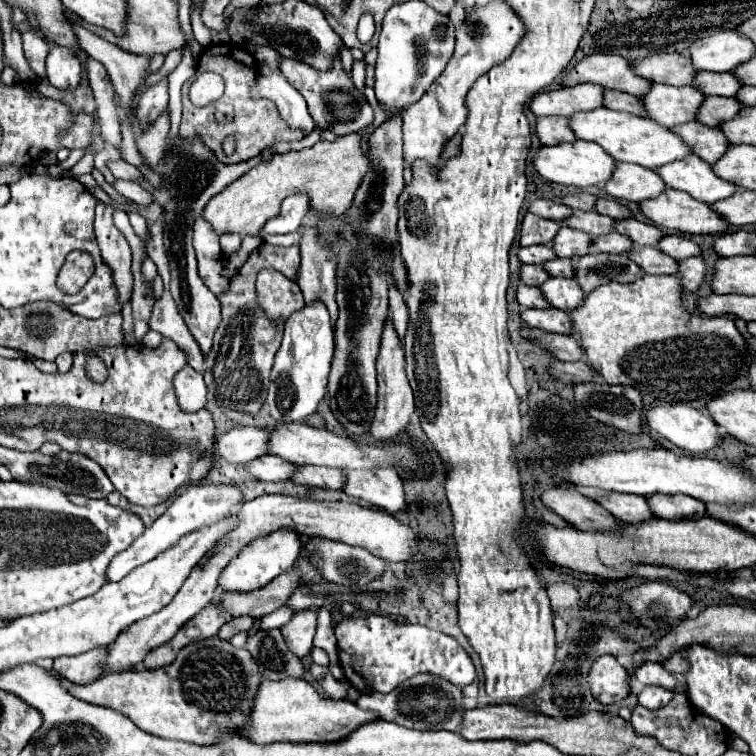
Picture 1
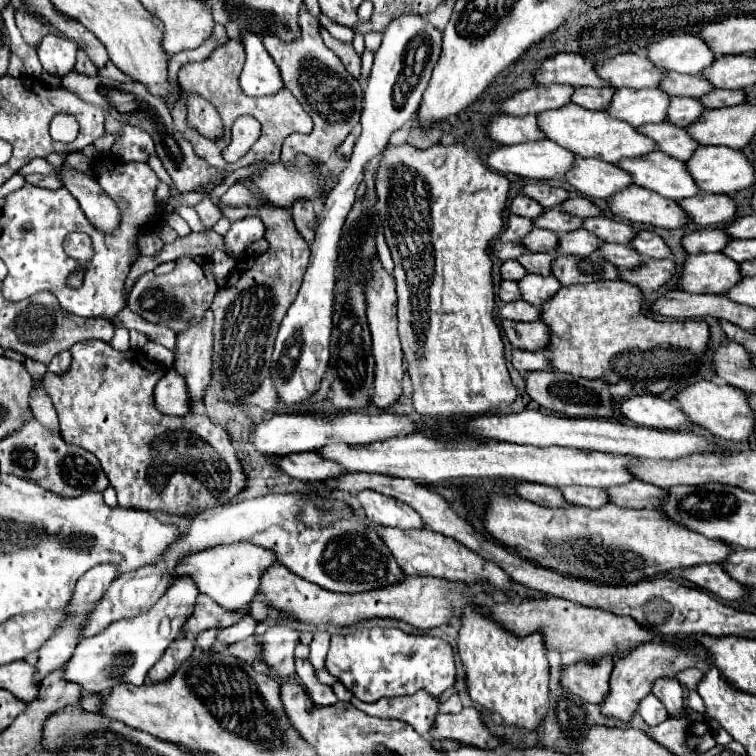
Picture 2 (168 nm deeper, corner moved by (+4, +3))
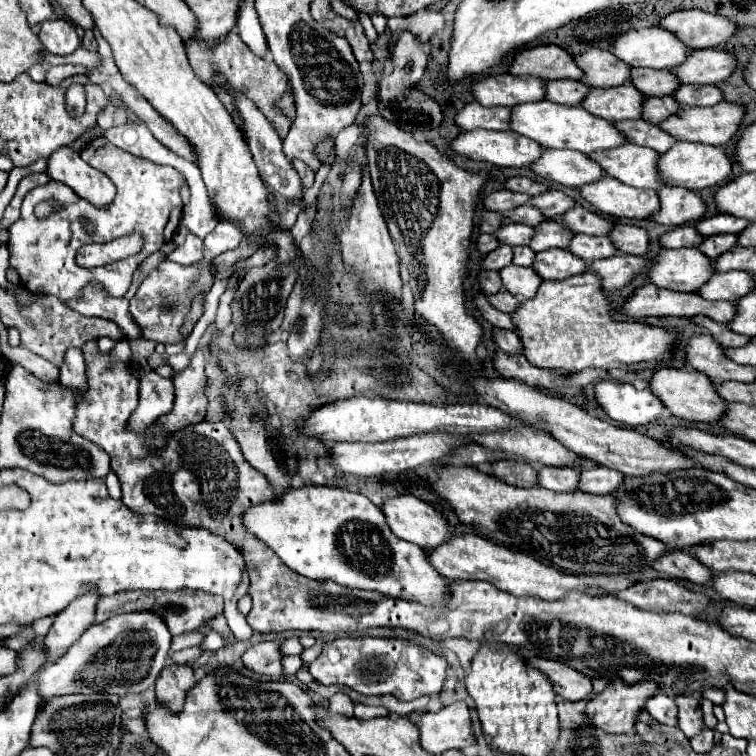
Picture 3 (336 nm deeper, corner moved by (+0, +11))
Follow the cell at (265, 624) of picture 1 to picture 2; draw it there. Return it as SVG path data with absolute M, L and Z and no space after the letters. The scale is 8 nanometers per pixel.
M247 614L247 616L243 616L237 624L221 630L217 638L219 638L219 642L233 644L233 642L237 642L237 640L249 638L249 636L255 632L255 628L257 628L257 620L255 620L251 614Z

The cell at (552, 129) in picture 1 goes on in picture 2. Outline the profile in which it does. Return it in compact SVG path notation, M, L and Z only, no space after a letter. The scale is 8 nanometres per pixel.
M499 114L489 122L487 134L499 144L521 144L521 142L547 138L545 132L541 132L535 114L529 116Z

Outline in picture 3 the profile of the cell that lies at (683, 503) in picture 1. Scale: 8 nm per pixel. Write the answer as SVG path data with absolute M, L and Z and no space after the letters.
M605 466L579 472L579 490L587 494L611 494L621 484L623 474Z

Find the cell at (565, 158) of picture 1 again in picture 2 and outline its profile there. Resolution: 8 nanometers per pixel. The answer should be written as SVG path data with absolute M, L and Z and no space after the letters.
M553 140L525 142L517 146L503 146L489 154L487 164L503 174L517 174L535 180L563 178L573 166L577 156Z

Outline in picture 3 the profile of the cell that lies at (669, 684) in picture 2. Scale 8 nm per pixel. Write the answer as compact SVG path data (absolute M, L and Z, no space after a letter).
M675 696L675 702L679 706L679 728L691 740L705 728L701 704L689 696Z

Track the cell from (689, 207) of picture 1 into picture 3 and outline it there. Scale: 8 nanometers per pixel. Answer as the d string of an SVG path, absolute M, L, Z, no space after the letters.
M611 176L581 186L579 194L605 216L647 218L649 212L657 212L657 194L653 190L629 188Z

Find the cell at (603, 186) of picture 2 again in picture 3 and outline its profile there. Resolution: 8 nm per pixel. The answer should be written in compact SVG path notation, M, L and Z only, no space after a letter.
M546 149L541 158L531 164L531 172L543 180L553 180L571 188L585 186L603 176L593 160L569 149Z

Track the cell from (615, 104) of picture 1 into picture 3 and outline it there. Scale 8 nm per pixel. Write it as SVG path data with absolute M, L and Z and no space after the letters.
M549 80L549 82L545 82L545 100L555 102L555 104L579 106L587 92L589 92L589 86L585 86L577 80Z

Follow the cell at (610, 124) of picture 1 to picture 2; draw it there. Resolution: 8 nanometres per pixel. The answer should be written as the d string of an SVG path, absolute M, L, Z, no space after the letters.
M567 104L565 108L559 110L549 110L539 114L539 126L547 134L549 140L561 144L563 148L575 152L577 156L583 158L599 158L605 162L619 162L623 158L637 158L637 156L647 156L657 150L657 144L641 134L635 126L627 124L625 120L617 120L609 116L605 110L587 110L577 104Z

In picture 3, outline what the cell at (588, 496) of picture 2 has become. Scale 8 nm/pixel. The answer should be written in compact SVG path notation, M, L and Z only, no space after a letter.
M537 468L537 484L553 492L573 492L577 490L577 476L573 468Z

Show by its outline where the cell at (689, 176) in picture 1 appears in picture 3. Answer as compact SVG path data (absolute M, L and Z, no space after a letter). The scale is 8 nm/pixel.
M621 144L609 150L597 150L587 154L593 162L597 162L603 172L627 186L633 188L661 188L661 180L657 180L657 152L649 148L641 148L637 144Z

